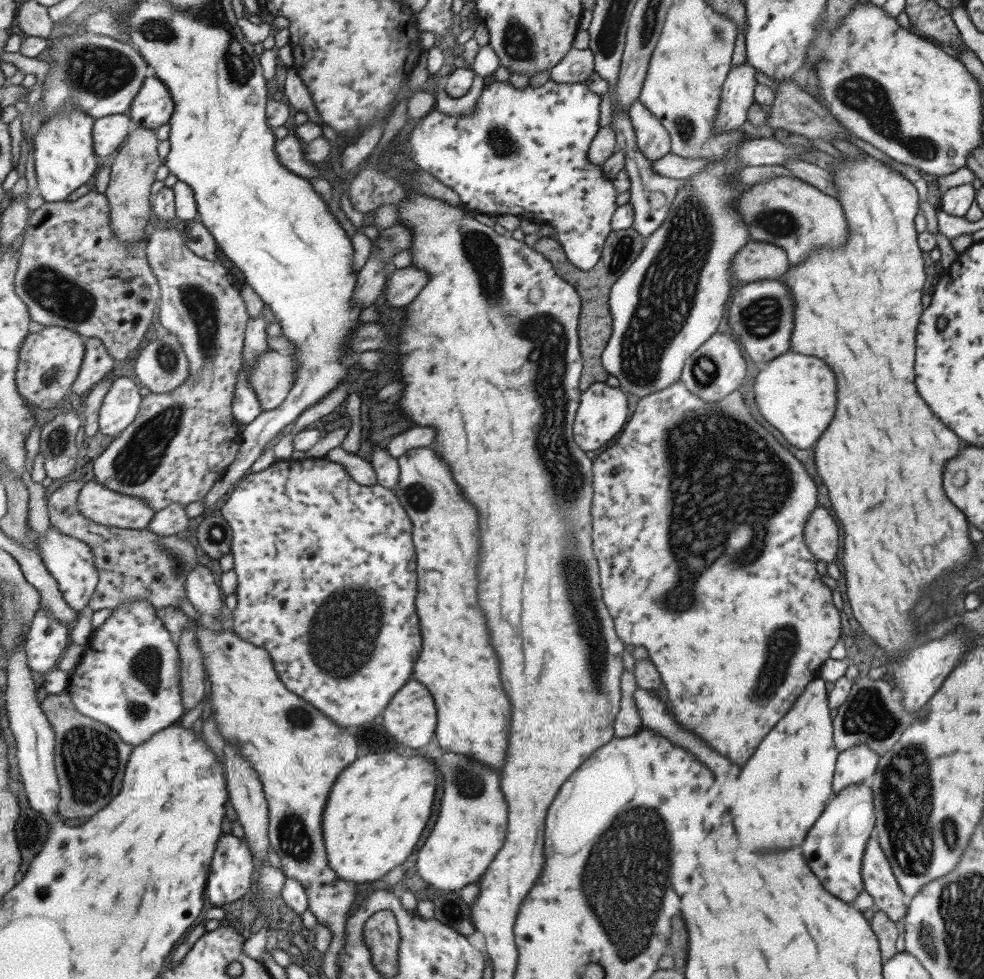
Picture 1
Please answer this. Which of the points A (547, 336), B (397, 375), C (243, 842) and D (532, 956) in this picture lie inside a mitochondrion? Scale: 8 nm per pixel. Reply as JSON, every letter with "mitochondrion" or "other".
{"A":"mitochondrion","B":"other","C":"other","D":"other"}

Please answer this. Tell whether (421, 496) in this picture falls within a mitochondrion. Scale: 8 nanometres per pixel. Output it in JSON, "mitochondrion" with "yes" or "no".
{"mitochondrion":"yes"}

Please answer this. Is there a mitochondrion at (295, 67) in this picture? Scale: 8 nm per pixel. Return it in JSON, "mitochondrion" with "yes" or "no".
{"mitochondrion":"no"}

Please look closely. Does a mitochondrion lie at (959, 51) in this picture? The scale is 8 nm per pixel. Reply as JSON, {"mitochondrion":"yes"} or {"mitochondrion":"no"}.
{"mitochondrion":"no"}

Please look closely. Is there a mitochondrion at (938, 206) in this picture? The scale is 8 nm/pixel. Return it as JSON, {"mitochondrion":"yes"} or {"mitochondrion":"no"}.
{"mitochondrion":"no"}

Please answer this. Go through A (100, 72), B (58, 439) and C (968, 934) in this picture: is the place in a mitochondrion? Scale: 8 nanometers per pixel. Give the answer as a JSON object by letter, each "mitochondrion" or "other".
{"A":"mitochondrion","B":"mitochondrion","C":"mitochondrion"}

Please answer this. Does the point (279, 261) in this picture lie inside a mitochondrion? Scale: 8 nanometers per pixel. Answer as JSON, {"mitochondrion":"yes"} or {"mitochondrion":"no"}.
{"mitochondrion":"no"}

